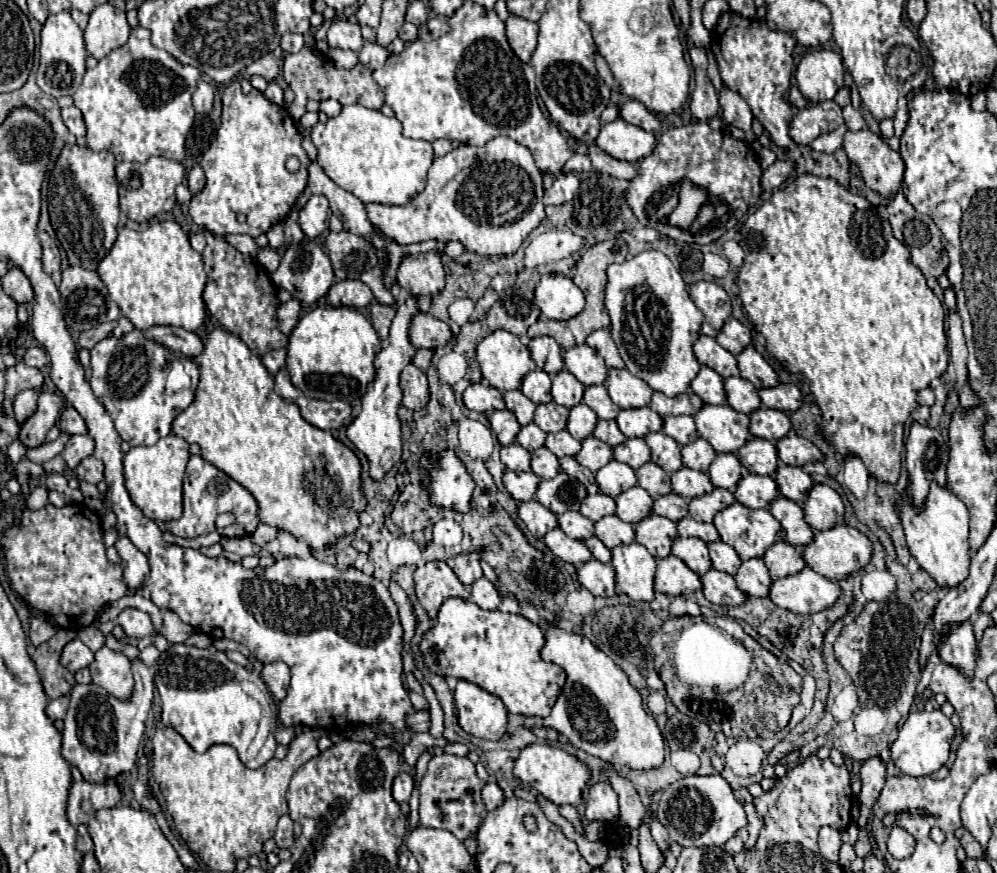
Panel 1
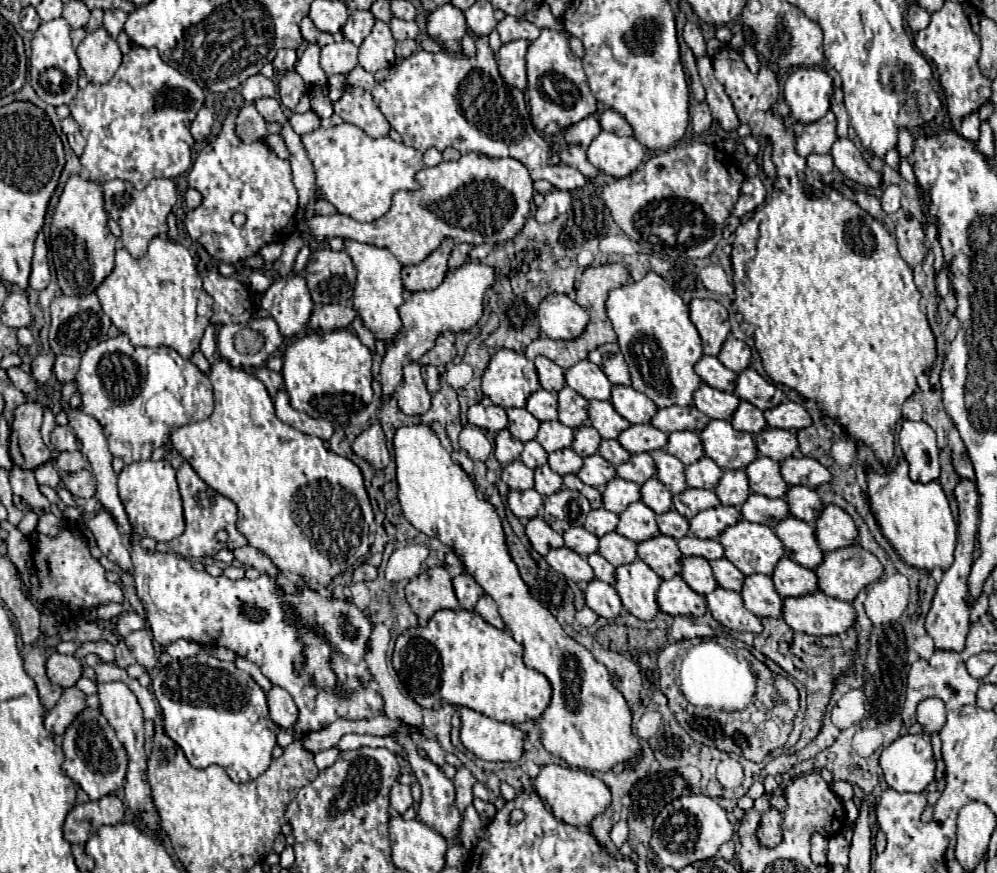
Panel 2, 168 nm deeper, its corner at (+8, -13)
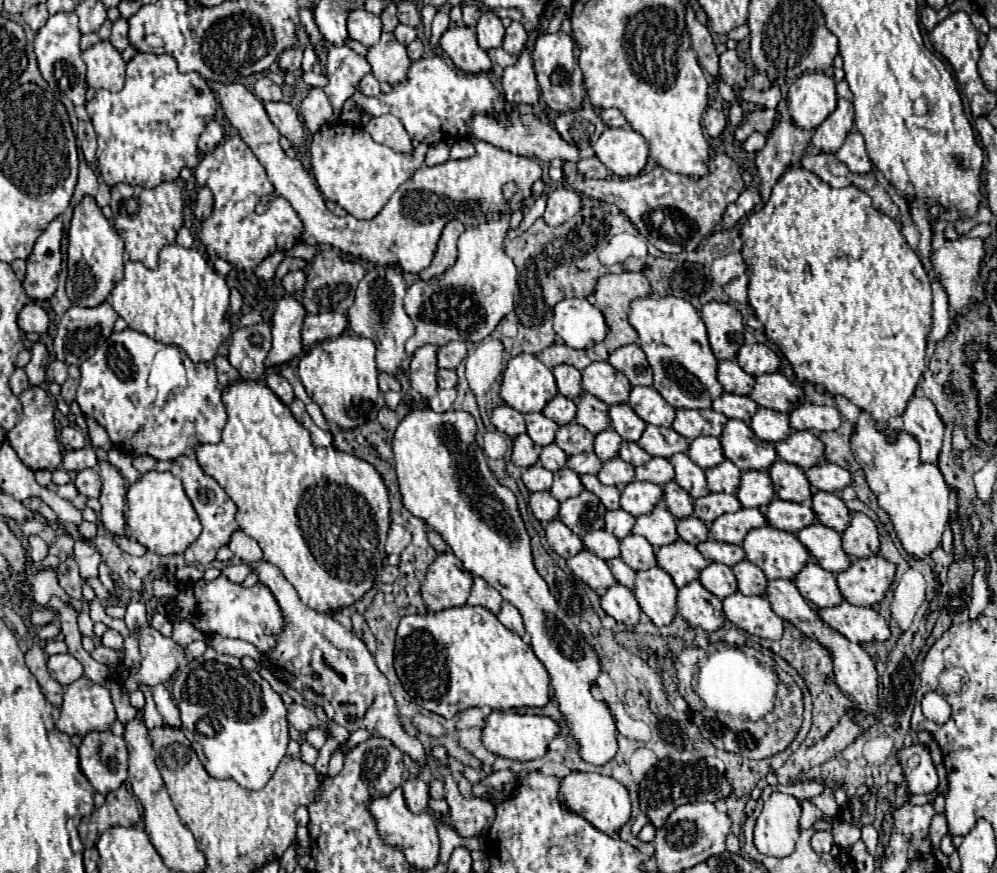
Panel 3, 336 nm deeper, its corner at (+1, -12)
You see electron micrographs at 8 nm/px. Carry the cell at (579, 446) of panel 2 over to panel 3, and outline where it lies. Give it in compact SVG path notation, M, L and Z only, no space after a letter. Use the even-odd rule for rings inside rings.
M607 428L595 436L595 454L599 456L599 460L611 460L617 456L621 442L623 440L619 438L619 434L613 428Z

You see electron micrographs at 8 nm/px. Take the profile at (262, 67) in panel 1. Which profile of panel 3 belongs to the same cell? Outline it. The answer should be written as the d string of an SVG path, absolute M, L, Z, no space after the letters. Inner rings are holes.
M261 76L261 78L255 82L253 94L255 94L261 102L269 102L269 100L279 102L281 96L283 96L283 94L281 94L281 86L277 86L275 82L271 82L267 76Z

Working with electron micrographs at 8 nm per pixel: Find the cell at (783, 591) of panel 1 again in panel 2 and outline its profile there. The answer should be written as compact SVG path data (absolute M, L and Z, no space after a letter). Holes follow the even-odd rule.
M816 591L812 595L804 595L796 599L794 597L784 599L784 619L792 629L808 633L808 635L838 635L838 633L848 631L854 625L856 611L850 603L838 601L834 597L824 595L822 591Z

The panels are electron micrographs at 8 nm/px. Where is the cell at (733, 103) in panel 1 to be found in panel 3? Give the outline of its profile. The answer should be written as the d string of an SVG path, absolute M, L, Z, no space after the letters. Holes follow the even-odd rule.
M687 6L687 26L689 26L689 32L691 32L691 44L693 44L693 50L699 58L699 66L713 78L717 80L719 78L719 54L715 50L715 44L711 40L711 34L707 30L707 26L699 24L695 20L695 14L693 10Z

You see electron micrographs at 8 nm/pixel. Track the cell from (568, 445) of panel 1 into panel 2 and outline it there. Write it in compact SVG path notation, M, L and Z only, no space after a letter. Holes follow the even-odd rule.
M562 449L554 451L548 457L548 465L558 473L558 475L568 475L568 473L578 473L582 467L584 459L576 455L572 449Z

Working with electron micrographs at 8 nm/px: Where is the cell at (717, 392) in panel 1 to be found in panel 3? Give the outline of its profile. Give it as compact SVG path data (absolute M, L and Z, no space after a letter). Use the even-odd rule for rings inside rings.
M723 392L719 398L715 398L711 408L715 412L725 414L727 418L743 420L745 424L749 424L751 416L757 412L757 404L749 396L735 396L729 392Z

